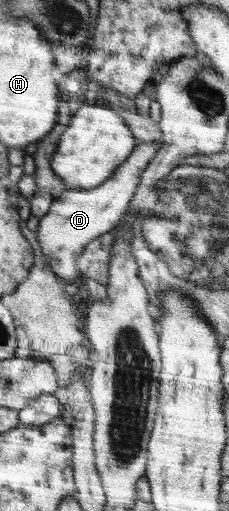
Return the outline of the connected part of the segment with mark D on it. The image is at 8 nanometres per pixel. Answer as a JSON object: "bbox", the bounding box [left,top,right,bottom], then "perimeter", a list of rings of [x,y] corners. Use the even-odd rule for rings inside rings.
{"bbox":[36,142,160,285],"perimeter":[[[138,142],[129,158],[120,164],[103,184],[90,190],[67,188],[56,201],[51,201],[51,205],[44,213],[40,214],[42,220],[36,234],[46,260],[45,266],[52,270],[63,284],[80,285],[81,275],[74,257],[79,257],[79,253],[85,249],[85,244],[91,243],[121,224],[130,200],[138,189],[140,174],[160,148],[156,142]]]}

